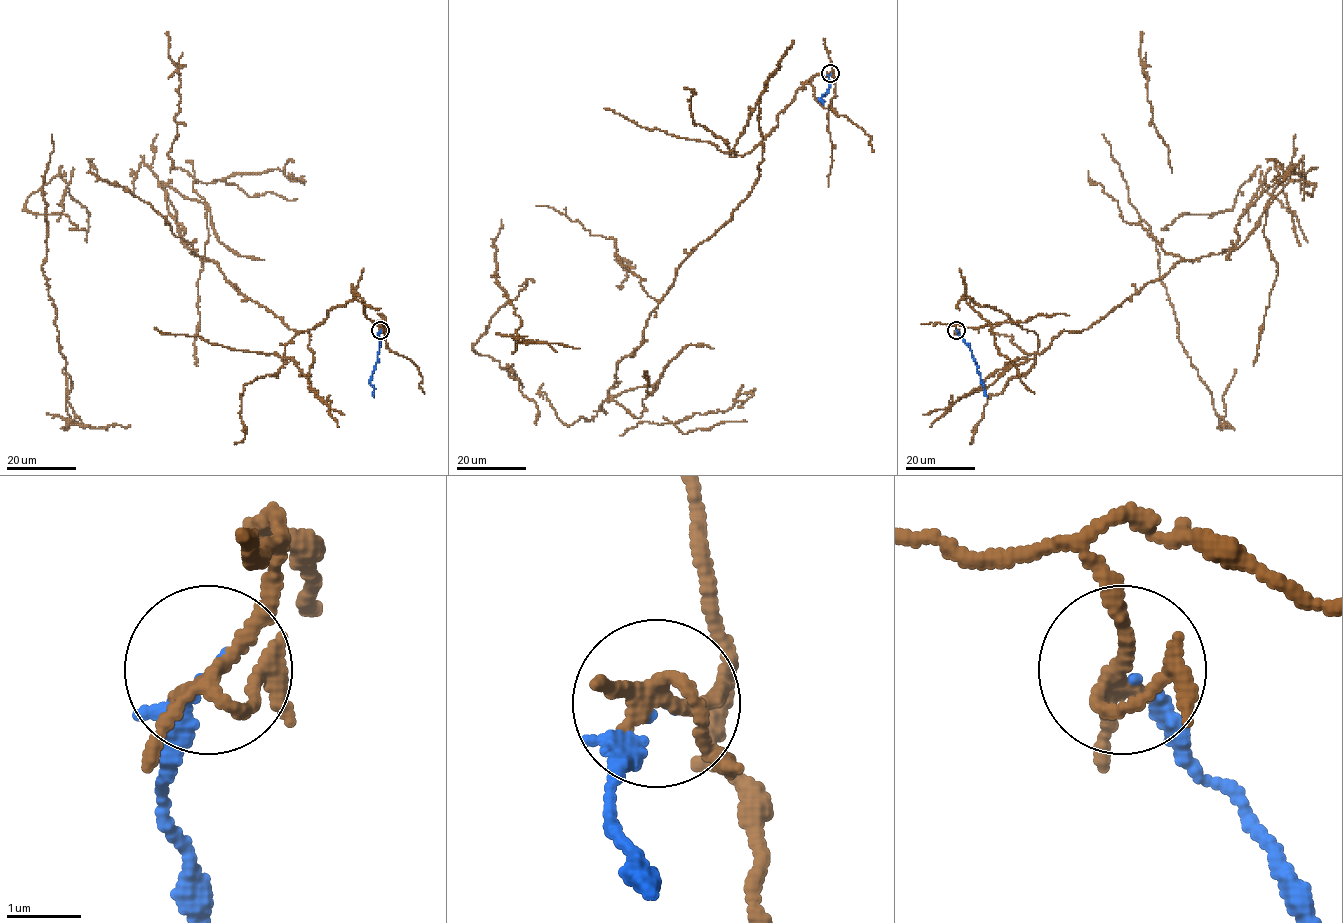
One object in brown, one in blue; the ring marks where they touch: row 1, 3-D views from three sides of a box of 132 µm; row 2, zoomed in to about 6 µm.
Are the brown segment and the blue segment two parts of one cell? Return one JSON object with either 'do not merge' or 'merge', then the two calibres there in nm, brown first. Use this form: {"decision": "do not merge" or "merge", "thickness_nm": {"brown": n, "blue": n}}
{"decision": "do not merge", "thickness_nm": {"brown": 170, "blue": 100}}

